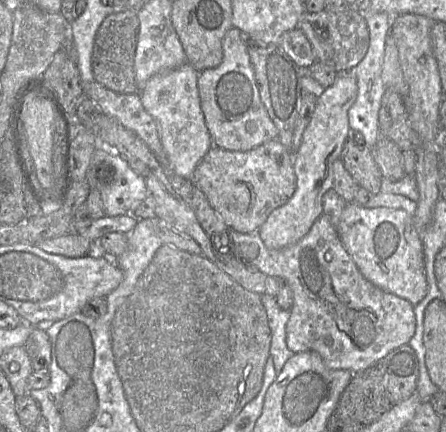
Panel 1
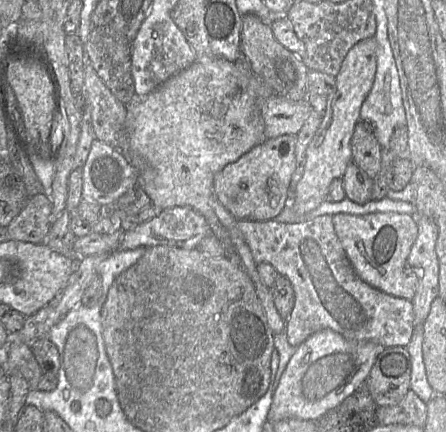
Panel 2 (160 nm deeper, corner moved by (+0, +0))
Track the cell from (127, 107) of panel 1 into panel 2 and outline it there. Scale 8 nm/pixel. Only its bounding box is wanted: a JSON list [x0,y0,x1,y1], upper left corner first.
[237,215,413,347]

